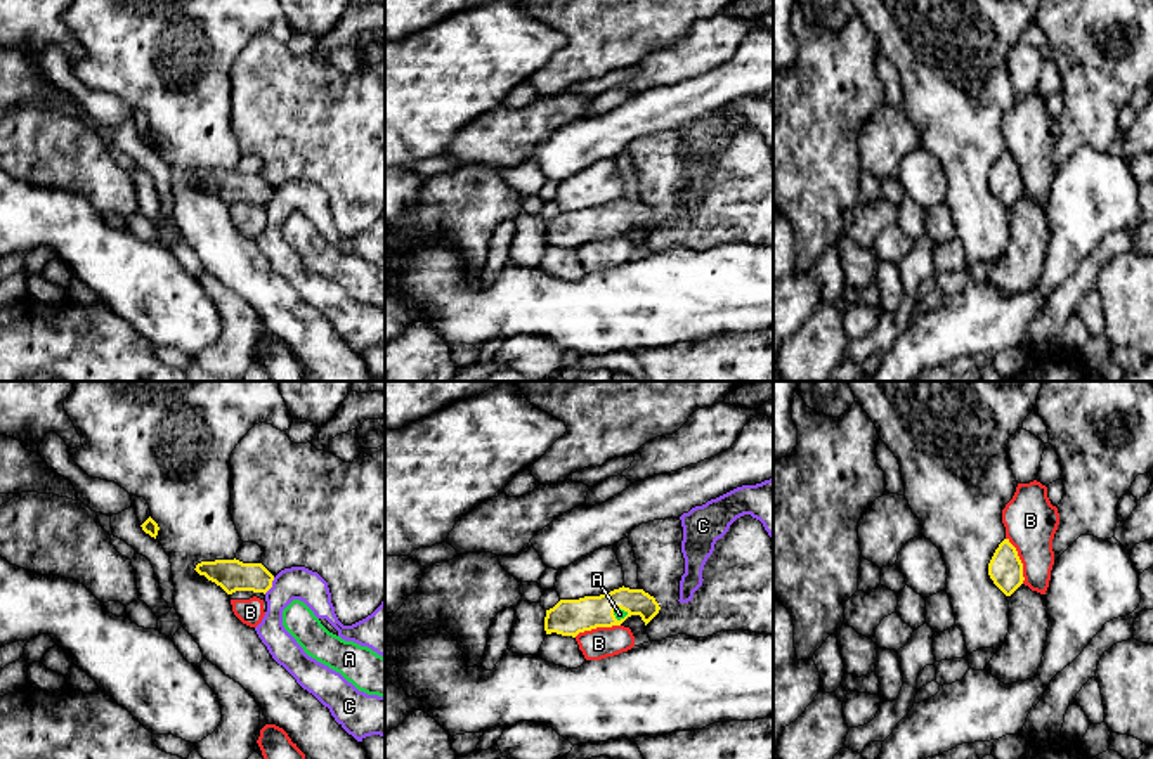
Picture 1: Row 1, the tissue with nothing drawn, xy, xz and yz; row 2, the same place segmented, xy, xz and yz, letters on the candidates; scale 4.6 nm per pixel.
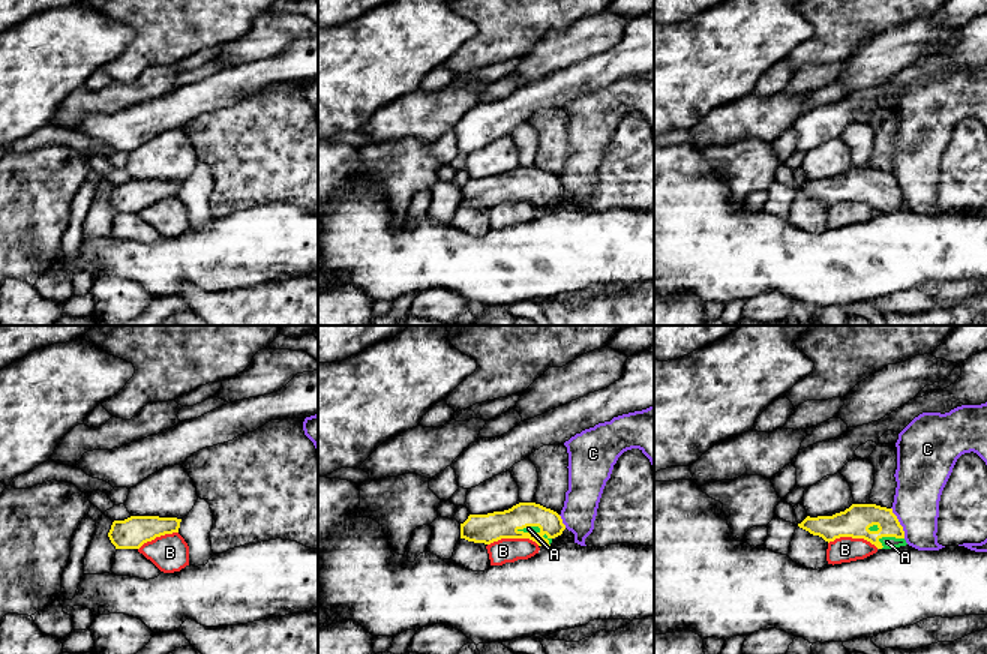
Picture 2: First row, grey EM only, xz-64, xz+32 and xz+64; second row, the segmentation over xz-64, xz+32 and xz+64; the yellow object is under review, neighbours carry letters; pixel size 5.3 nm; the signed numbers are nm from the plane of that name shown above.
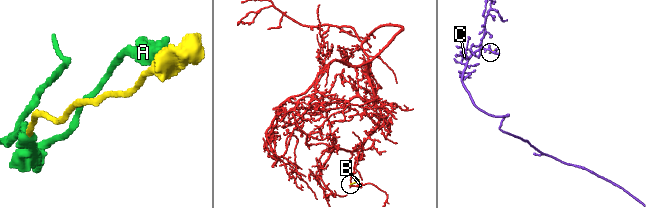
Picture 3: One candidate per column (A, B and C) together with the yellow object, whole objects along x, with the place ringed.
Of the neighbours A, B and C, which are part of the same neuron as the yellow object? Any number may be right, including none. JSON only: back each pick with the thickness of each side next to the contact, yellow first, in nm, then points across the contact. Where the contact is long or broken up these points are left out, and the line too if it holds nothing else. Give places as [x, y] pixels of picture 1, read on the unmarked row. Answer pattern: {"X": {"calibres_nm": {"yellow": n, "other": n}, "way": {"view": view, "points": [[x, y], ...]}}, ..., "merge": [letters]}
{"A": {"calibres_nm": {"yellow": 170, "other": 50}}, "merge": ["A"]}

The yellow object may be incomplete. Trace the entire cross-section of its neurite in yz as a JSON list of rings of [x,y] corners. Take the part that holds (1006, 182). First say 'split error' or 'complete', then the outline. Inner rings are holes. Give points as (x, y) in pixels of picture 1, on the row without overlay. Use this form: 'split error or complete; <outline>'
complete; [[[1004,151],[995,161],[988,175],[988,187],[1006,208],[1023,196],[1023,175],[1009,151]]]

